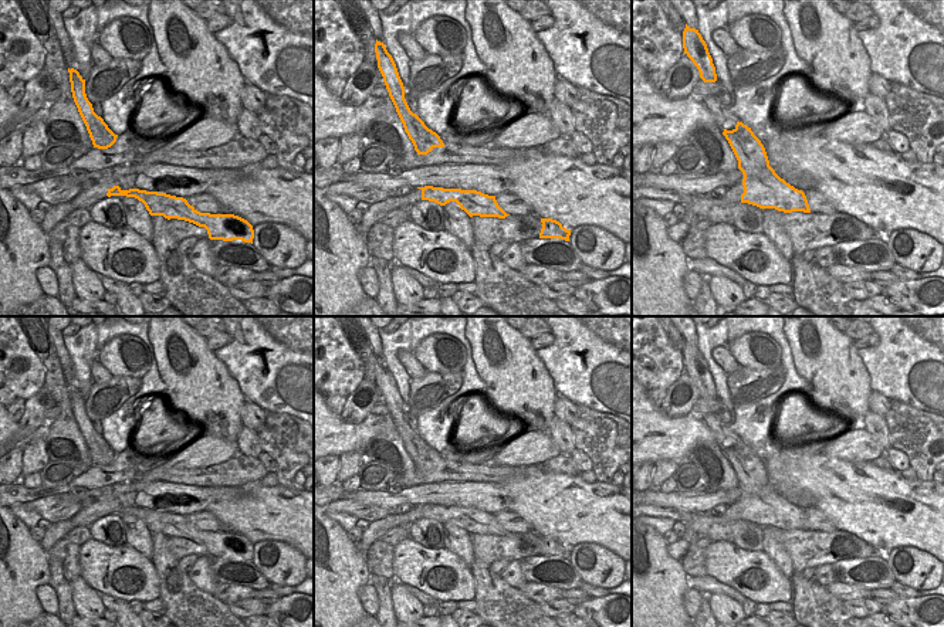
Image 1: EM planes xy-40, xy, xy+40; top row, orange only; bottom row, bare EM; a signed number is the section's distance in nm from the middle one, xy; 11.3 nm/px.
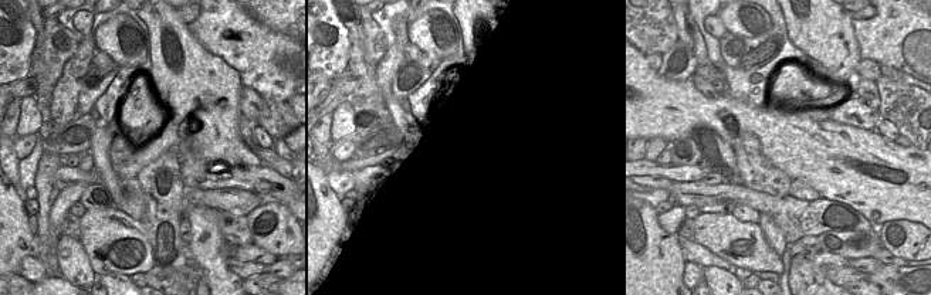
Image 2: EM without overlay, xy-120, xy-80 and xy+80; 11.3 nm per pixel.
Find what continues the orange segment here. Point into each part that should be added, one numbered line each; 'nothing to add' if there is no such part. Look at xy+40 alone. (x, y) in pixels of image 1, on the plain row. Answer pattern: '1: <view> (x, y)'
nothing to add

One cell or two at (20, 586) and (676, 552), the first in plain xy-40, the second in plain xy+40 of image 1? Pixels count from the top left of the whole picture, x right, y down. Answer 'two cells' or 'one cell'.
two cells

